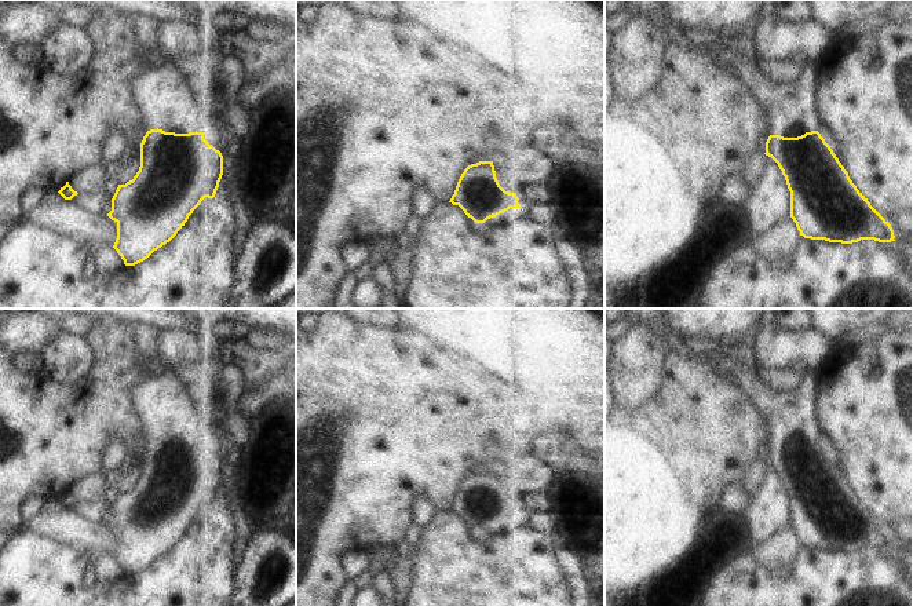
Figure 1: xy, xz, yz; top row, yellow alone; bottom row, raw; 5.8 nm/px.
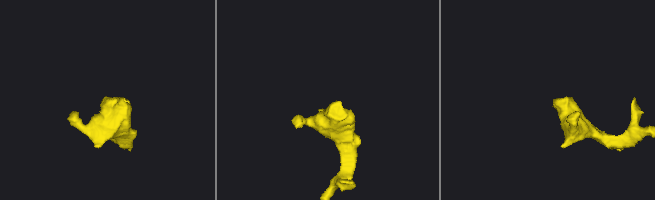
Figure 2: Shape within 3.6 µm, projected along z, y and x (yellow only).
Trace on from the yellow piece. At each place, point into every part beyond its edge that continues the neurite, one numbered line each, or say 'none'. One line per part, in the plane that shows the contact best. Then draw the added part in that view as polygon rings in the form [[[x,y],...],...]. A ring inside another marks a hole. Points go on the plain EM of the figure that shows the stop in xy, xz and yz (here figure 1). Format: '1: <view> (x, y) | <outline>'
1: xy (163, 402) | [[[174,369],[136,386],[131,398],[143,424],[165,441],[204,441],[204,431],[216,416],[193,401],[185,388],[185,373]]]

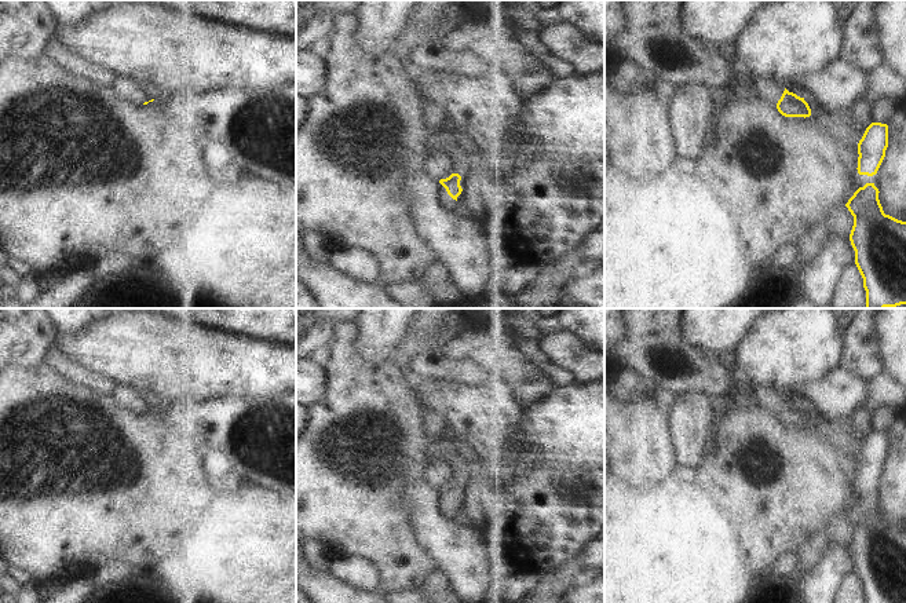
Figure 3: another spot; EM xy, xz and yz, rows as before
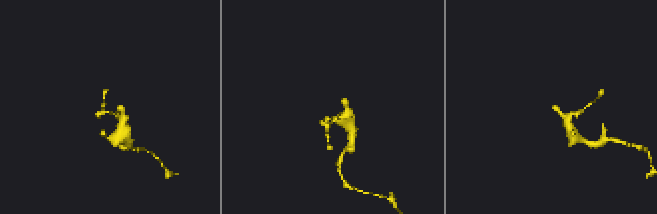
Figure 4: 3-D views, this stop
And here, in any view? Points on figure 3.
1: xz (438, 474) | [[[431,457],[424,471],[424,480],[436,490],[446,487],[452,482],[460,480],[460,465]]]

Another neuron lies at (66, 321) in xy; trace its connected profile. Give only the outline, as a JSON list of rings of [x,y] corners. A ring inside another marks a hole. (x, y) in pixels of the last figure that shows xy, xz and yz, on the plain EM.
[[[45,308],[45,311],[59,336],[77,335],[96,317],[91,308]]]

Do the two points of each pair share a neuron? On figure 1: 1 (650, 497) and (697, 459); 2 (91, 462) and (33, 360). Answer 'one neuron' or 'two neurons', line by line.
1: two neurons
2: two neurons

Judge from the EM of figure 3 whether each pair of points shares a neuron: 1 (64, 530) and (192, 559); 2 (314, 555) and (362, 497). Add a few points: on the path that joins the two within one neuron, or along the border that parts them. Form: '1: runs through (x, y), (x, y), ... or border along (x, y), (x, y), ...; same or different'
1: border along (185, 527), (143, 573); different
2: border along (310, 537), (329, 554); different

